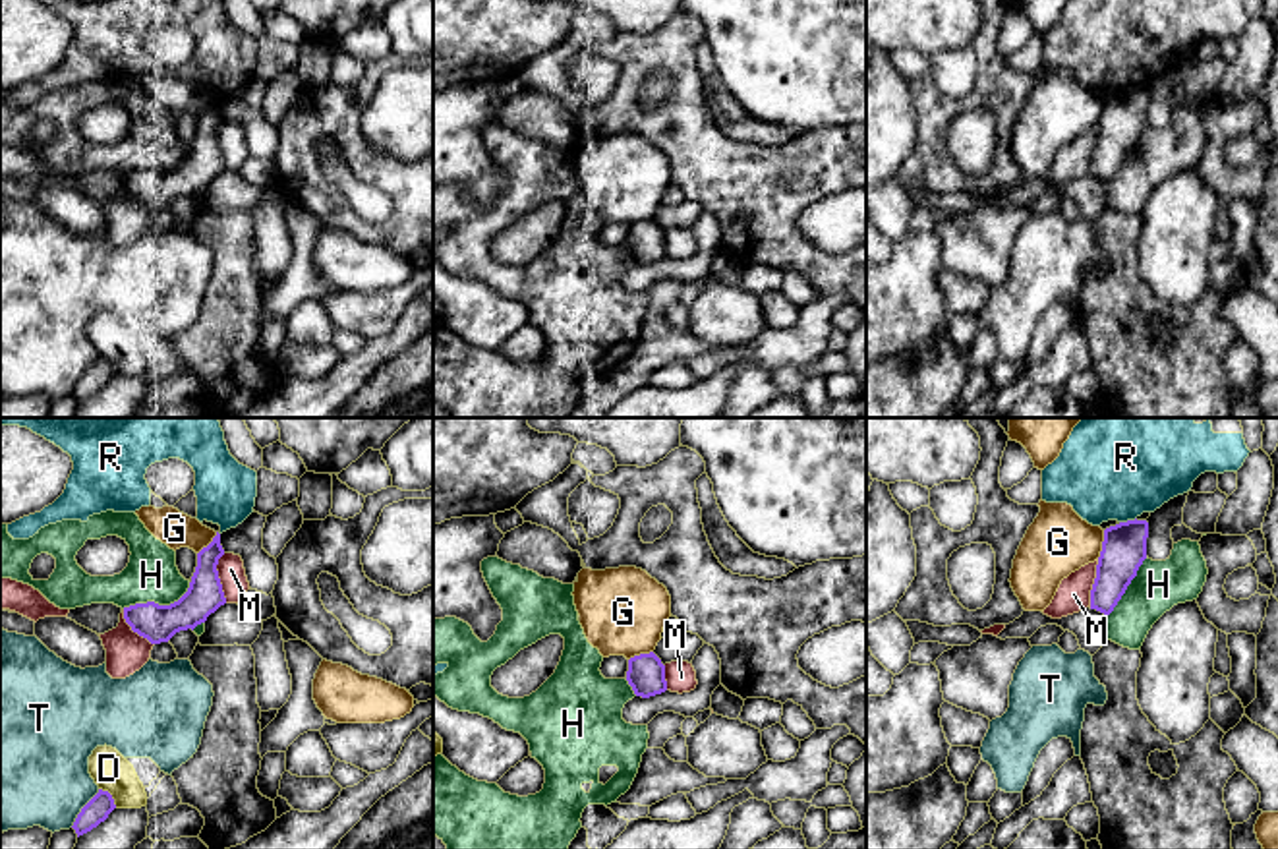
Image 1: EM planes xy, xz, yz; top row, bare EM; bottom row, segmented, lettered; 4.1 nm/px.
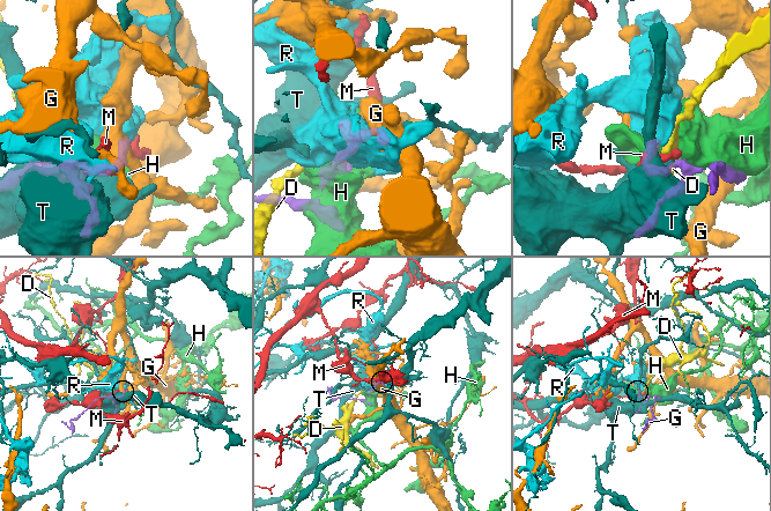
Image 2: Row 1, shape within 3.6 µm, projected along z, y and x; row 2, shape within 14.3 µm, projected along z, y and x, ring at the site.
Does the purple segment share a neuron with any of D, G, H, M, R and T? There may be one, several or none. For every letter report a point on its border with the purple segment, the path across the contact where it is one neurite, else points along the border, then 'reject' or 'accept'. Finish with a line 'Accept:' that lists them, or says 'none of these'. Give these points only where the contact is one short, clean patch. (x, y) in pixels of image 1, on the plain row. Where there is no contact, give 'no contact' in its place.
D: contact xy (111, 362); reject
G: contact yz (1103, 113); border yz (1104, 97), (1097, 126); reject
H: contact xy (157, 171); reject
M: contact xy (219, 146); reject
R: contact yz (1128, 87); reject
T: contact xy (82, 376); reject
Accept: none of these

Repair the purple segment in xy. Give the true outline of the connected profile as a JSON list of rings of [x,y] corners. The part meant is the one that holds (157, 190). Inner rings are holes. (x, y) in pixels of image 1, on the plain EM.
[[[220,101],[197,120],[197,133],[188,159],[170,172],[155,168],[124,174],[124,186],[133,199],[151,211],[168,209],[176,199],[195,195],[226,170],[218,145],[218,126],[224,122]]]

